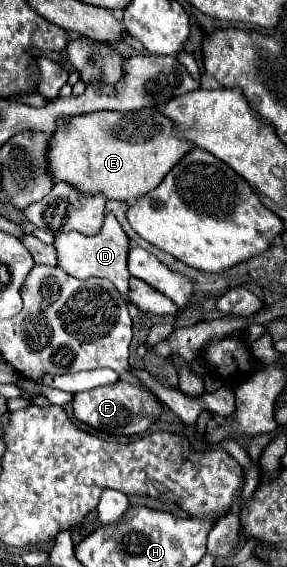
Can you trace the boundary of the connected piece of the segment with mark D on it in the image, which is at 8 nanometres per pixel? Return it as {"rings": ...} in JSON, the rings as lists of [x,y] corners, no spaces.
{"rings":[[[113,215],[105,217],[103,229],[95,237],[79,235],[77,231],[71,233],[59,233],[55,237],[55,253],[57,253],[57,267],[67,271],[69,275],[75,275],[77,279],[89,279],[89,277],[105,277],[113,281],[113,285],[119,289],[121,295],[129,295],[129,277],[127,275],[127,247],[129,239],[123,233],[121,225]]]}

